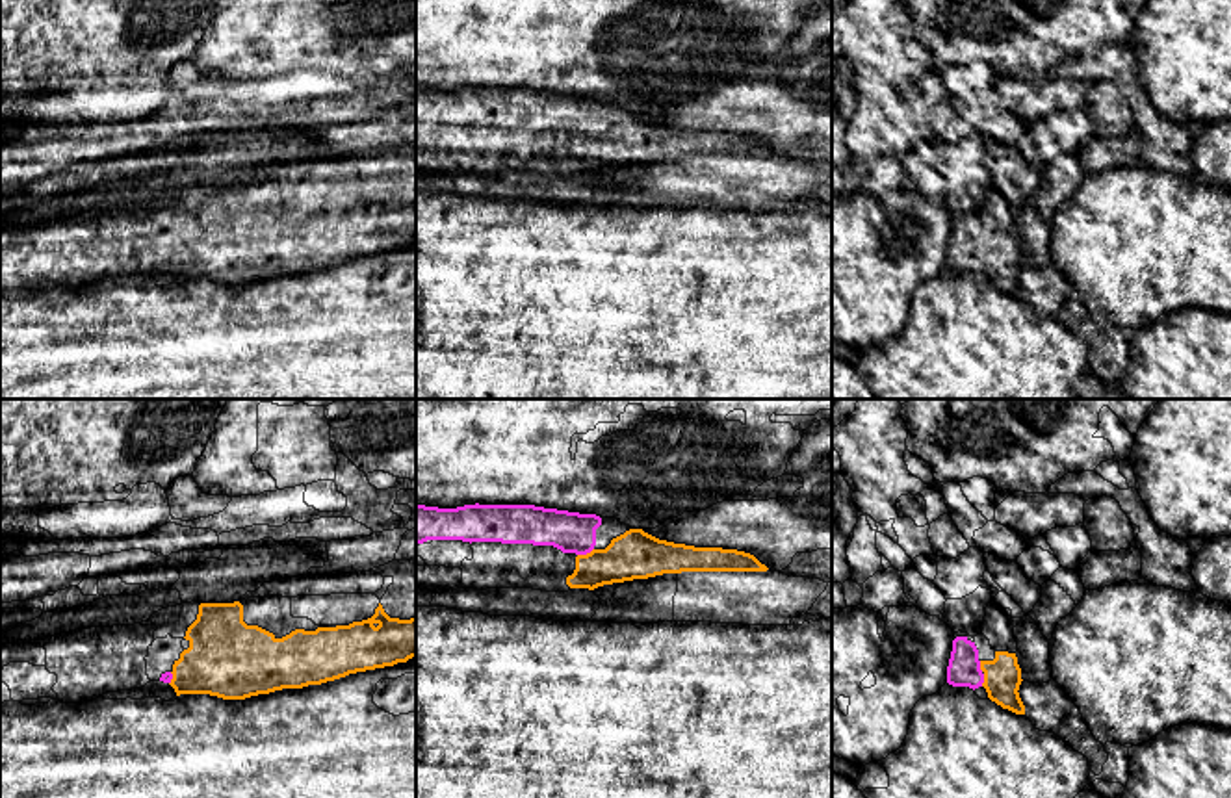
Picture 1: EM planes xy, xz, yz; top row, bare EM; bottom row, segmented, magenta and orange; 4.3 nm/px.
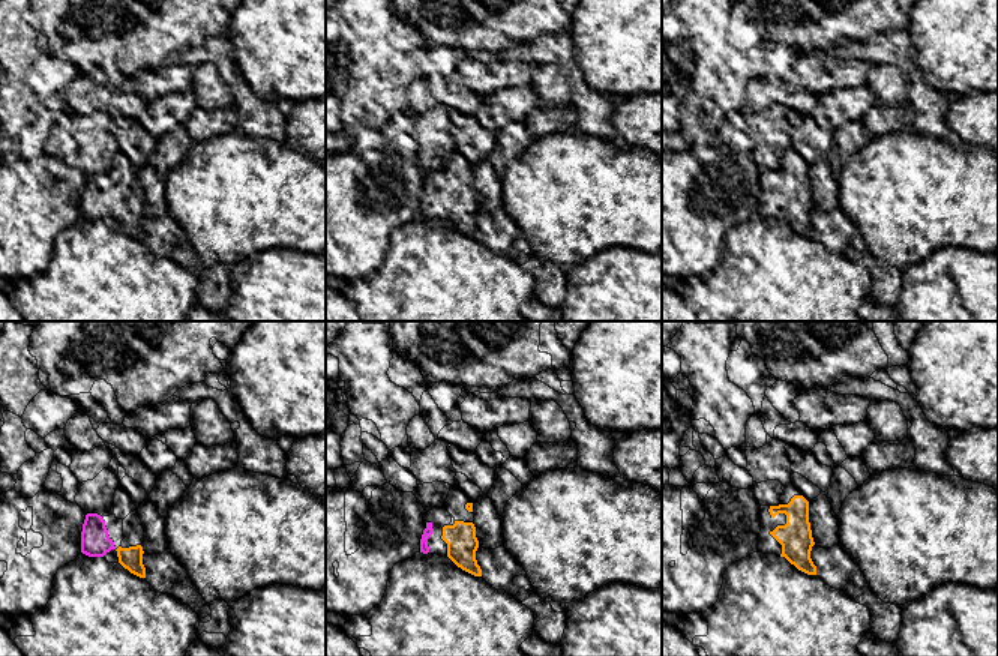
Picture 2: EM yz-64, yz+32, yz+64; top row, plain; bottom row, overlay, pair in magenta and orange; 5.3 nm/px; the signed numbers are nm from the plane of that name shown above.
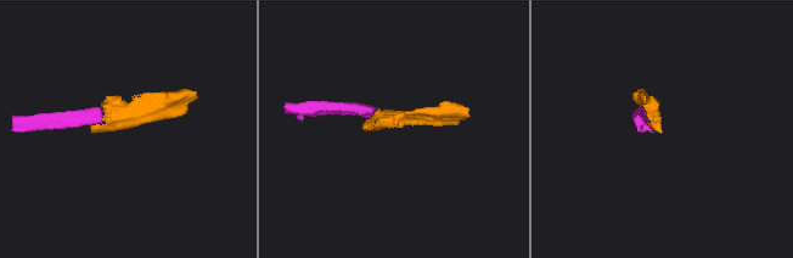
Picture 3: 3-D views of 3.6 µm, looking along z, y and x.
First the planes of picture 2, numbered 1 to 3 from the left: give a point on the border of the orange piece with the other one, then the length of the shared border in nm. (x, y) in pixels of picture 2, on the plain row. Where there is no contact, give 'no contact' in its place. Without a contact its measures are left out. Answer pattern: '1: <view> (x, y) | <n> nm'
1: no contact
2: no contact
3: no contact

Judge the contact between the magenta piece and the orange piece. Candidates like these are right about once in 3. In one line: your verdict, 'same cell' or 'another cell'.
same cell

